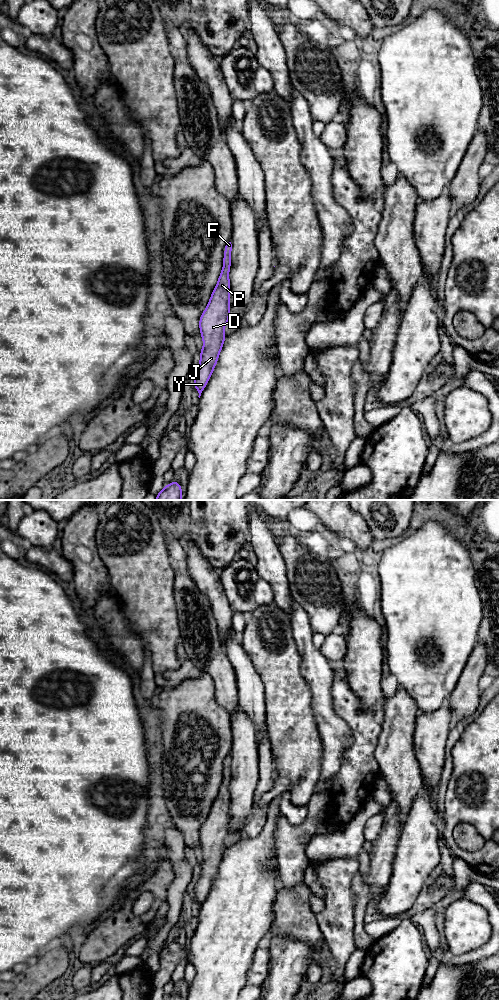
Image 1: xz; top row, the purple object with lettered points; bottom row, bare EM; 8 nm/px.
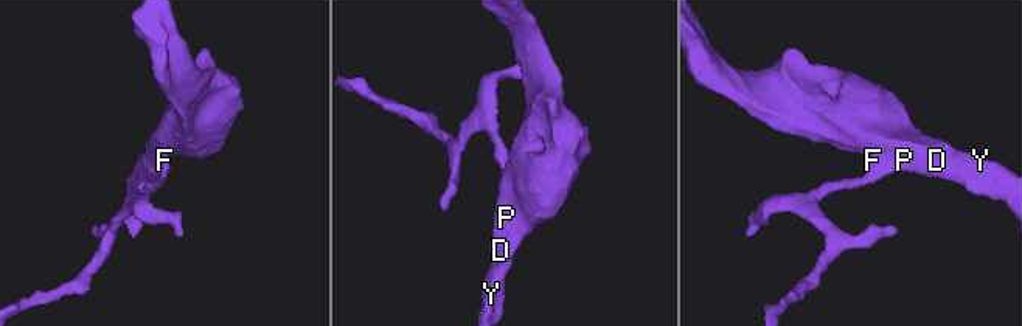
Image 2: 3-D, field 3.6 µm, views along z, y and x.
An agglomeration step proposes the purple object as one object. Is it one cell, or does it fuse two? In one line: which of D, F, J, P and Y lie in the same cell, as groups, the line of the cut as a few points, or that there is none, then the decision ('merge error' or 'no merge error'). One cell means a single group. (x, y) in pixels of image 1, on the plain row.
D F J P Y; no cut; no merge error

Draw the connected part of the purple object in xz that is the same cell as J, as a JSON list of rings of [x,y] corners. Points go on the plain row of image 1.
[[[229,754],[224,761],[223,780],[218,794],[199,832],[203,860],[200,863],[200,874],[194,891],[194,899],[199,905],[199,910],[211,890],[226,850],[224,839],[229,835],[230,829],[231,764],[232,756]]]

